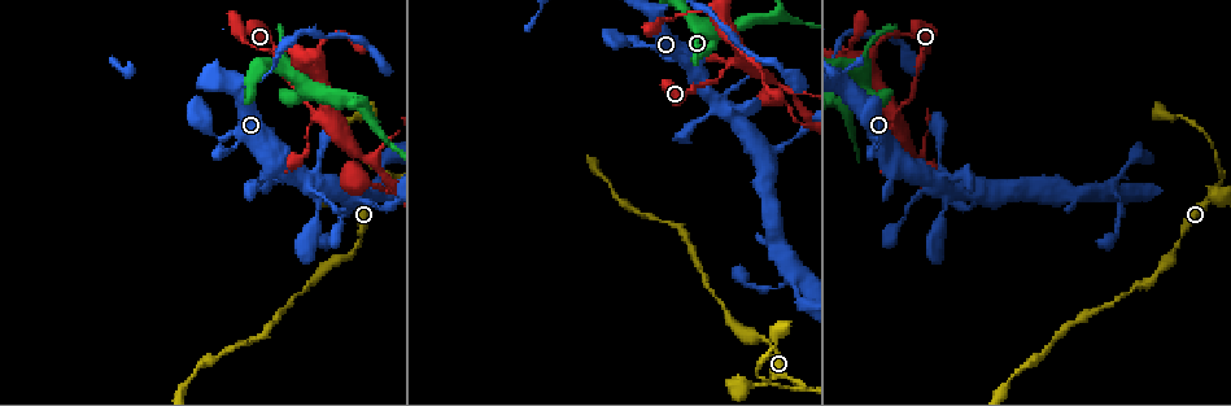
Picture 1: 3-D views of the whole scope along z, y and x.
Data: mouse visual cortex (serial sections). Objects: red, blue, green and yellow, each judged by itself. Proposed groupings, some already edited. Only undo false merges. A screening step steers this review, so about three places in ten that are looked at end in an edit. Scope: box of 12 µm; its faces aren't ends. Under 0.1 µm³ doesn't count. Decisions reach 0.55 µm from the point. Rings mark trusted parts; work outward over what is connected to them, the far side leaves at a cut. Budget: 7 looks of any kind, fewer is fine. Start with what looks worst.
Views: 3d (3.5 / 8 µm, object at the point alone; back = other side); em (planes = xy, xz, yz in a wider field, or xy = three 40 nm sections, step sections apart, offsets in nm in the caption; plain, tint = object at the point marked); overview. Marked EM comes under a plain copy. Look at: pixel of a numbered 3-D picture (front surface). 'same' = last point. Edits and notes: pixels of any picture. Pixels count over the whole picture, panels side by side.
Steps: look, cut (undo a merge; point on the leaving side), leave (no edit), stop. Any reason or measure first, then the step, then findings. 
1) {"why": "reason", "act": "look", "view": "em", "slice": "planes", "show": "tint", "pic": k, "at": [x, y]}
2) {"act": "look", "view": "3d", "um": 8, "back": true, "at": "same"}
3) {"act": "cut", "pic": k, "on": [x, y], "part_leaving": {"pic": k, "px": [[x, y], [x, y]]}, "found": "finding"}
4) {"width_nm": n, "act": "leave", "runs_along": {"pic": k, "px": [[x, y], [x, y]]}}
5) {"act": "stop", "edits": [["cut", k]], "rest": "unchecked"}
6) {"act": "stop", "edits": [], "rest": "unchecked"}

{"why": "abrupt turn", "act": "look", "view": "em", "slice": "xy", "step": 2, "show": "tint", "pic": 1, "at": [382, 177]}

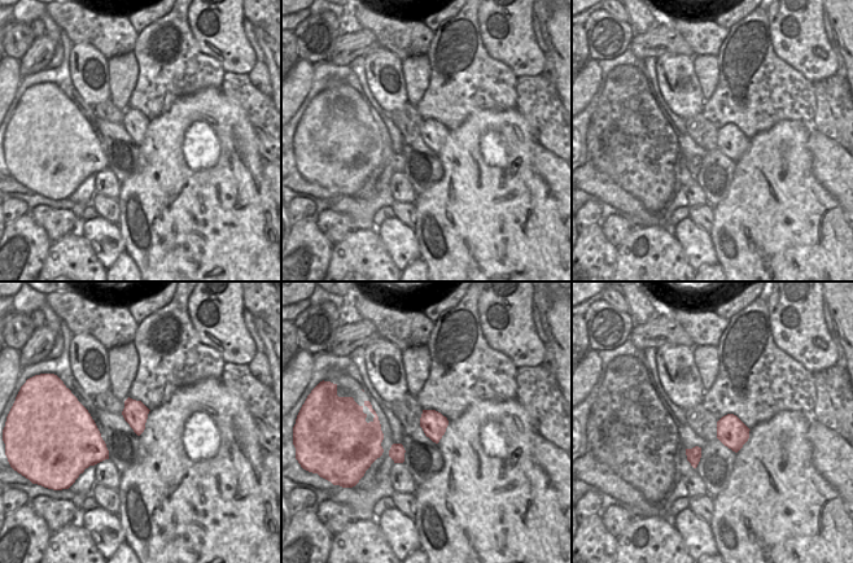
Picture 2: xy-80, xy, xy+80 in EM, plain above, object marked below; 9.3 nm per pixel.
{"act": "look", "view": "3d", "um": 3.5, "at": "same"}

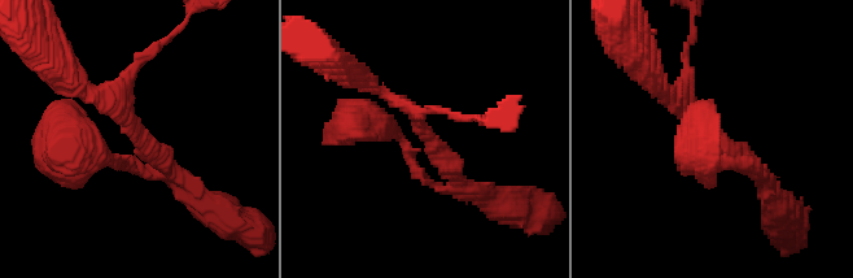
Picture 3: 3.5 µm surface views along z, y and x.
{"arms": 3, "act": "leave", "runs_along": {"pic": 3, "px": [[672, 94], [725, 146], [695, 146]]}, "found": "continuous, no second cell"}

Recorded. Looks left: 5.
{"why": "sharp bend", "act": "look", "view": "3d", "um": 8, "pic": 1, "at": [800, 385]}

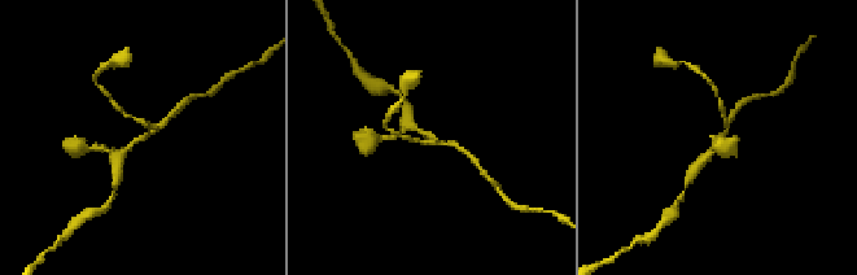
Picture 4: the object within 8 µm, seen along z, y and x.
{"act": "look", "view": "em", "slice": "xy", "step": 3, "show": "tint", "pic": 4, "at": [428, 137]}

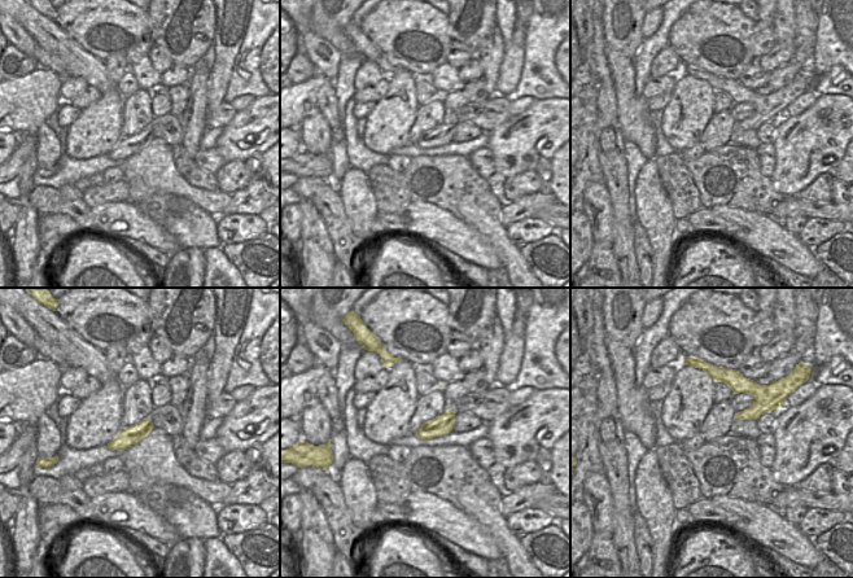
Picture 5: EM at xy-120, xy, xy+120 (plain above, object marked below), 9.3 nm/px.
{"arms": 3, "act": "leave", "runs_along": {"pic": 4, "px": [[699, 165], [726, 134], [726, 119]]}, "found": "all the same cell"}

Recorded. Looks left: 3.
{"why": "abrupt turn", "act": "look", "view": "3d", "um": 3.5, "pic": 1, "at": [777, 16]}

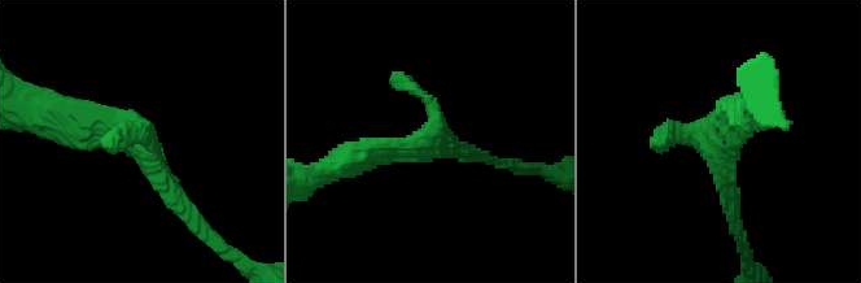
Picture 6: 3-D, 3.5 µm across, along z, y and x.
{"arms": 3, "arm_widths_nm": [150, 250, 350], "why": "need the tissue", "act": "look", "view": "em", "slice": "xy", "step": 3, "show": "tint", "pic": 6, "at": [140, 139]}

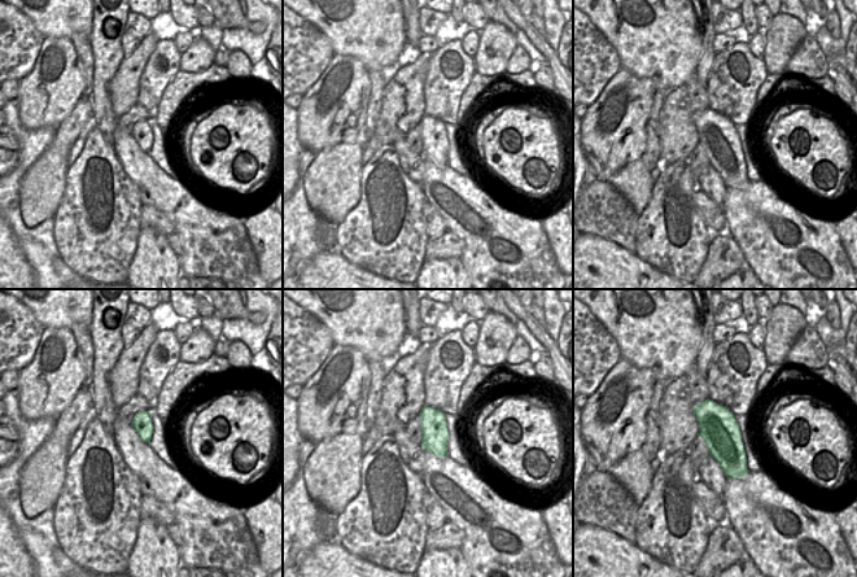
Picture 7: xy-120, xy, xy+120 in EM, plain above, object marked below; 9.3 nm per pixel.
{"why": "cut it another way", "act": "look", "view": "em", "slice": "xy", "step": 5, "show": "tint", "at": "same"}

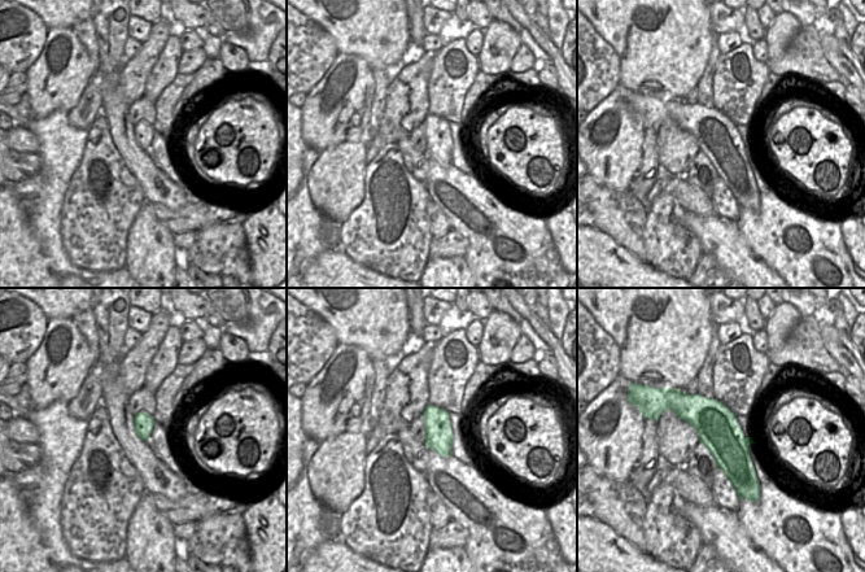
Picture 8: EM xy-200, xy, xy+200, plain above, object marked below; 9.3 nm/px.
{"act": "leave", "runs_along": {"pic": 6, "px": [[61, 113], [122, 126], [189, 213]]}, "found": "one cell here"}

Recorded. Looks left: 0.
{"act": "stop", "edits": [], "rest": "unchecked"}

